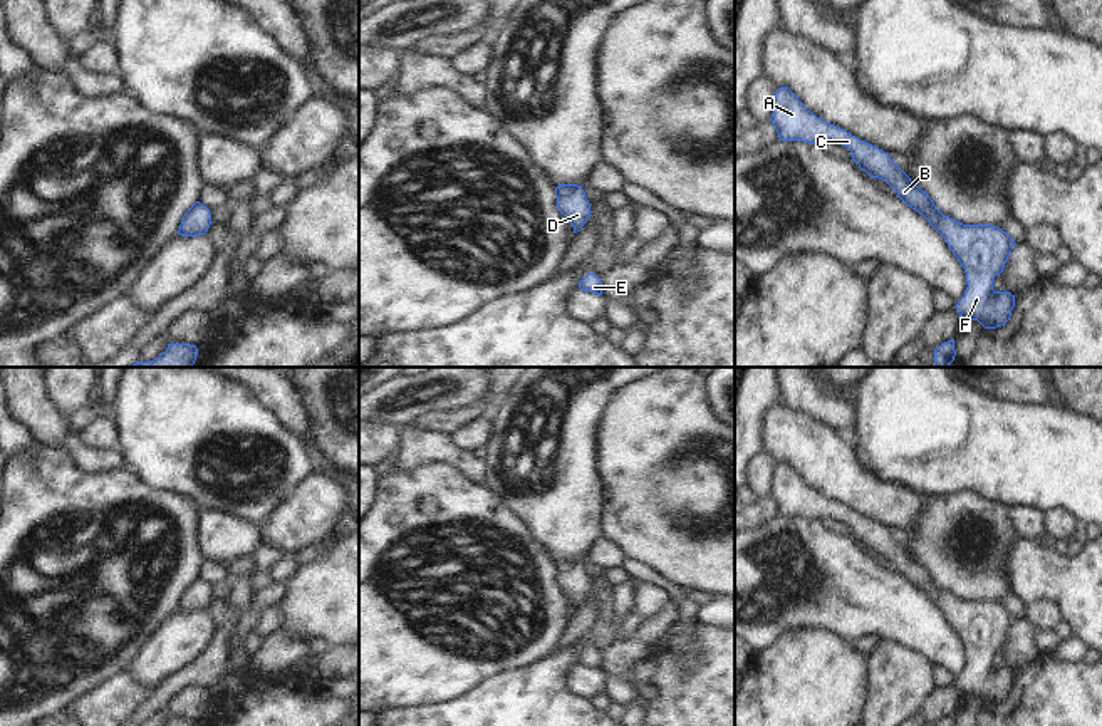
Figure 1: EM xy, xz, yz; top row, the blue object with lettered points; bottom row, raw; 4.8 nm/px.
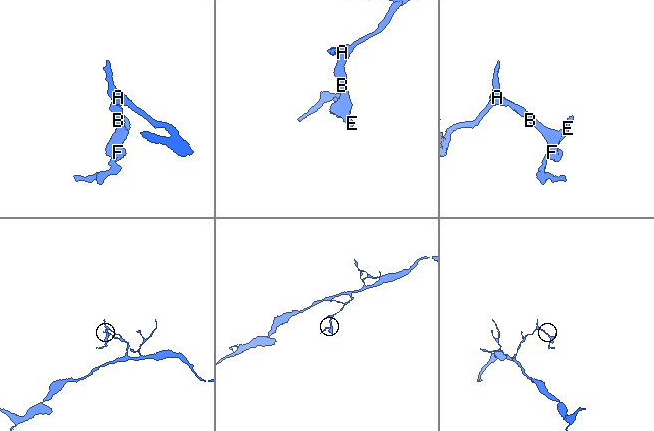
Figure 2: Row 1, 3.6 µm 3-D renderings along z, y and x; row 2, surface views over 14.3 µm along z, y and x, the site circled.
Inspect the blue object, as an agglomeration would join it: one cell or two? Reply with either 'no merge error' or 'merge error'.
no merge error

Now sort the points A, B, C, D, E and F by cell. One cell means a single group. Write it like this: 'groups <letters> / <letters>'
groups A B C D E F

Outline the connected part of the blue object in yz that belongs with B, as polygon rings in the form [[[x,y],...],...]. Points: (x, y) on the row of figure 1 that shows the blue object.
[[[777,89],[770,117],[780,141],[803,141],[808,144],[842,144],[852,153],[852,161],[871,178],[886,181],[907,206],[923,215],[944,238],[966,273],[964,297],[956,312],[964,320],[978,320],[985,329],[1005,325],[1015,307],[1015,295],[995,292],[993,282],[1016,245],[998,226],[963,225],[944,216],[919,186],[882,149],[857,139],[812,114],[788,89]]]

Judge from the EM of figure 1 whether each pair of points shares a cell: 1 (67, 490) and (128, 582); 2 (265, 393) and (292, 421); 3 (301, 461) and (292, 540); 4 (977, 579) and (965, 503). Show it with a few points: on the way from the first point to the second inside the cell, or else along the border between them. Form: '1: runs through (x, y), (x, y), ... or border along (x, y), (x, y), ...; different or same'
1: runs through (67, 513), (67, 522), (104, 559); same
2: runs through (272, 398), (289, 414); same
3: border along (314, 471), (272, 512); different
4: runs through (956, 564), (943, 540), (953, 523); same

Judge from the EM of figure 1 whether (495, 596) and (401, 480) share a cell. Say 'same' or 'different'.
same

